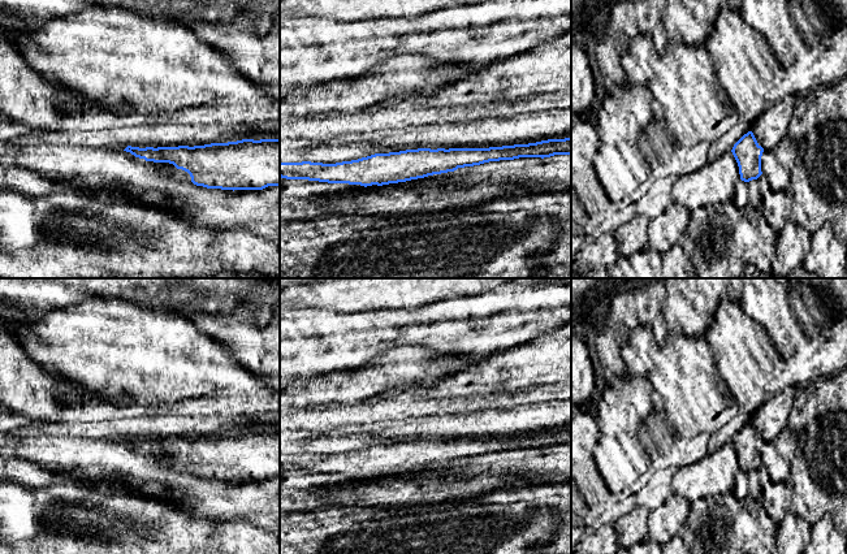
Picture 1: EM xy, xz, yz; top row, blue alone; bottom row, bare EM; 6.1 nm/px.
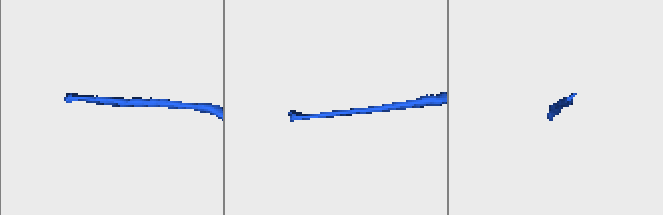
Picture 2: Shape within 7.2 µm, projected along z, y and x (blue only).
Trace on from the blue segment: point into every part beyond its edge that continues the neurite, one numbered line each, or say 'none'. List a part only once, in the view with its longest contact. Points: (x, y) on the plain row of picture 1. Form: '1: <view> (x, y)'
none

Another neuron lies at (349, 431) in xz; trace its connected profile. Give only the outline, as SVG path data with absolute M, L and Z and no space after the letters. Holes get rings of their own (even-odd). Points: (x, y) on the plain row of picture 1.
M571 401L519 404L511 410L487 408L464 414L396 419L370 427L346 427L333 436L363 432L388 442L418 440L489 440L571 429Z

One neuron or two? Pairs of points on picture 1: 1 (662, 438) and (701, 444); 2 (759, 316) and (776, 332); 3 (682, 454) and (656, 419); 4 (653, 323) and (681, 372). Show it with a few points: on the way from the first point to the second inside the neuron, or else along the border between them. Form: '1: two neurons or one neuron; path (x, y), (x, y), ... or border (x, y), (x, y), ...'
1: one neuron; path (672, 440), (692, 444)
2: one neuron; path (763, 317), (773, 328)
3: one neuron; path (678, 445), (661, 428)
4: two neurons; border (639, 324), (644, 324), (660, 343), (666, 341)

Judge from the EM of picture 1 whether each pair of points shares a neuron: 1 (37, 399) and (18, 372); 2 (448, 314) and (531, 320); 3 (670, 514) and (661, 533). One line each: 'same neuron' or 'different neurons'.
1: same neuron
2: same neuron
3: same neuron

